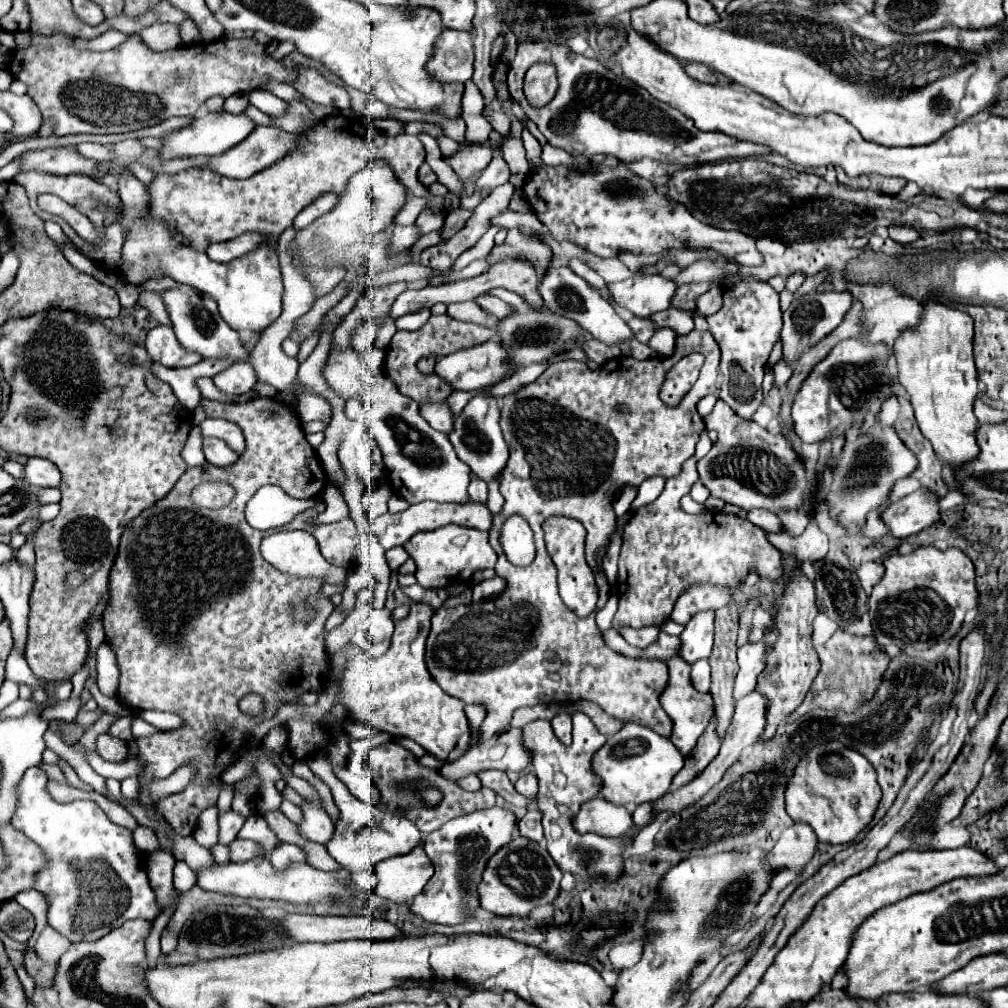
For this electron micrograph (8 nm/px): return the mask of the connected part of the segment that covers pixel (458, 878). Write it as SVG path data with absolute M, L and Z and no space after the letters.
M492 807L492 809L482 809L470 815L456 817L448 821L444 827L440 827L438 831L424 835L424 851L428 853L434 865L434 875L430 877L426 889L412 901L410 911L430 923L436 921L436 911L474 913L480 907L478 885L484 873L484 865L488 865L488 859L502 845L512 841L514 829L516 829L516 815L508 809Z

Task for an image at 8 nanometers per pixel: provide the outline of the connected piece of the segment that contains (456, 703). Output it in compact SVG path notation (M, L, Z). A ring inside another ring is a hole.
M414 603L410 607L410 615L396 621L396 629L392 635L390 649L380 659L364 659L364 653L356 647L348 645L348 665L340 677L340 703L344 703L353 720L370 725L376 731L390 733L394 737L410 737L418 745L422 745L428 753L438 757L440 761L456 761L468 751L470 729L464 715L464 703L440 689L440 685L430 677L424 663L424 643L430 633L430 619L434 609L428 603Z

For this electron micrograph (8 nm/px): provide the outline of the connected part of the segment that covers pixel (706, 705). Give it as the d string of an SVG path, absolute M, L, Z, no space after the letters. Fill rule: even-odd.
M672 659L666 663L670 669L670 679L668 679L668 687L664 689L660 703L664 707L664 711L670 715L672 723L674 723L674 731L672 731L672 743L684 753L688 755L694 747L698 737L706 731L706 727L710 725L712 717L714 717L714 705L712 705L712 695L710 693L700 693L692 687L690 683L690 665L686 661Z

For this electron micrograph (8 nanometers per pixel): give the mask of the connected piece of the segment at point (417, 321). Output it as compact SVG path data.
M424 308L420 310L420 313L410 313L410 315L400 317L396 321L396 325L398 325L398 329L418 329L418 327L422 327L428 321L430 316L430 309Z

